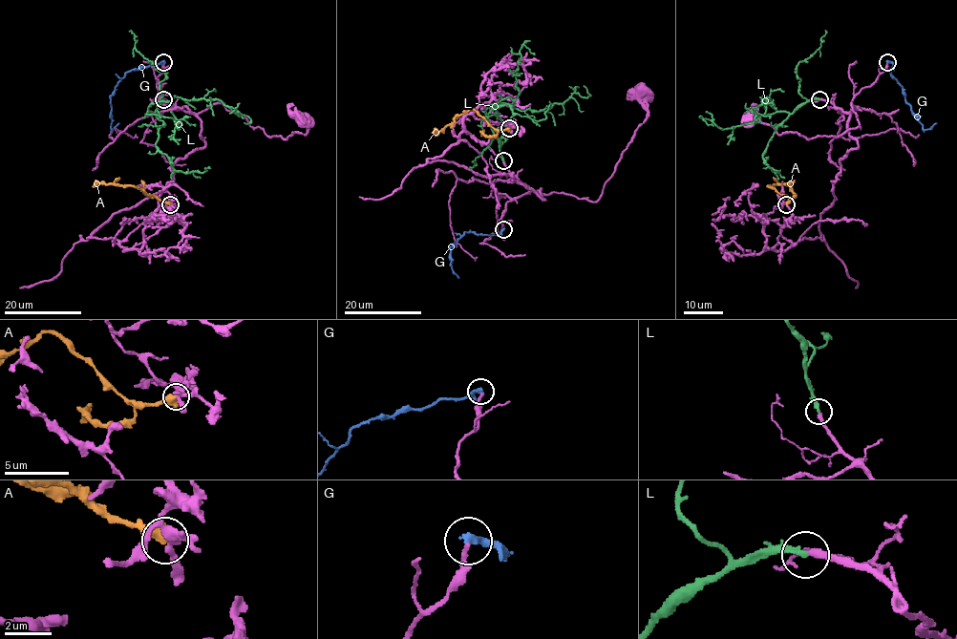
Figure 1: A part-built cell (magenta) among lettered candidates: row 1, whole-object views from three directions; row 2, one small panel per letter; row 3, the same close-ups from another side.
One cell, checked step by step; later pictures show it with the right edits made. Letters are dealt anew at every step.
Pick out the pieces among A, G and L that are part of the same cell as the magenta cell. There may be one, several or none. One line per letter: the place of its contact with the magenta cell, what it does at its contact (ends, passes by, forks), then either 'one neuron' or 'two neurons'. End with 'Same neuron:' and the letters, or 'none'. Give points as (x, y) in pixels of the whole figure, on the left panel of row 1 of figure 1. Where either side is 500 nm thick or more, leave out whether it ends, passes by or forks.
A: (170, 204) | two neurons
G: (163, 62) | it ends | two neurons
L: (163, 99) | it ends | one neuron
Same neuron: L

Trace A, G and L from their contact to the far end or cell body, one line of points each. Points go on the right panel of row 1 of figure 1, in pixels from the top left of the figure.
A: (786, 204), (788, 197), (768, 185), (790, 183), (791, 186)
G: (887, 62), (893, 64), (890, 74), (903, 87), (905, 100), (923, 129), (930, 129), (936, 123)
L: (819, 99), (799, 104), (791, 113), (762, 101), (767, 96), (752, 109), (754, 122), (744, 123)

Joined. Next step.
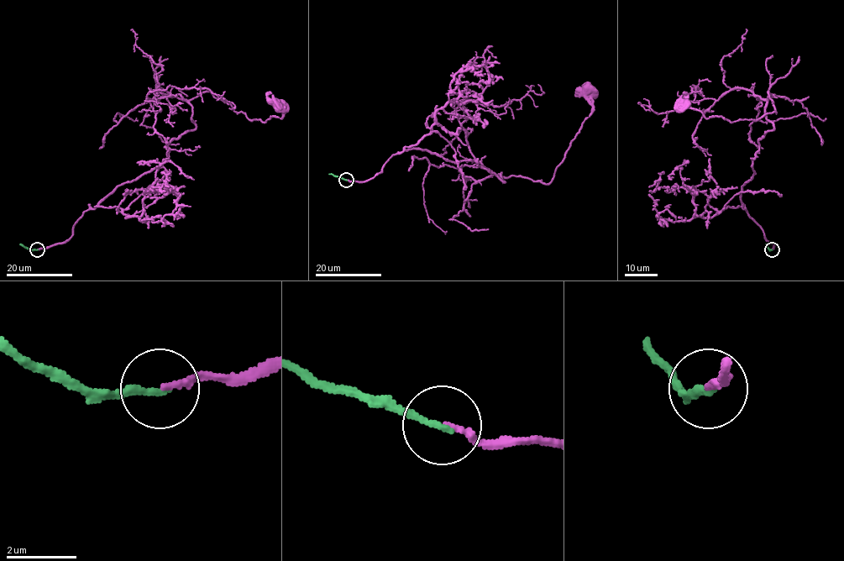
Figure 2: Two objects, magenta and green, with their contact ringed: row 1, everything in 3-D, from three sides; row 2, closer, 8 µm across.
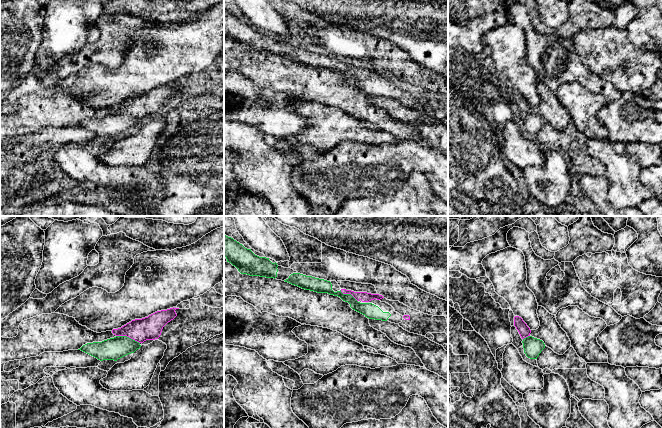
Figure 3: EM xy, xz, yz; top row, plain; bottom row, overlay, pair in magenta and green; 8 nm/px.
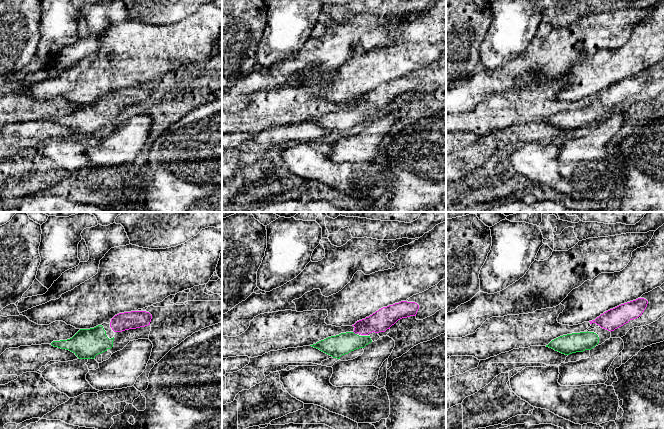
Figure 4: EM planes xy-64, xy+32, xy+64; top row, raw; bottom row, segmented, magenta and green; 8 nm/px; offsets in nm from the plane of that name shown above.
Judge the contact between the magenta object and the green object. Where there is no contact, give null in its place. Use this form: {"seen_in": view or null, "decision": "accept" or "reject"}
{"seen_in": "xy", "decision": "accept"}

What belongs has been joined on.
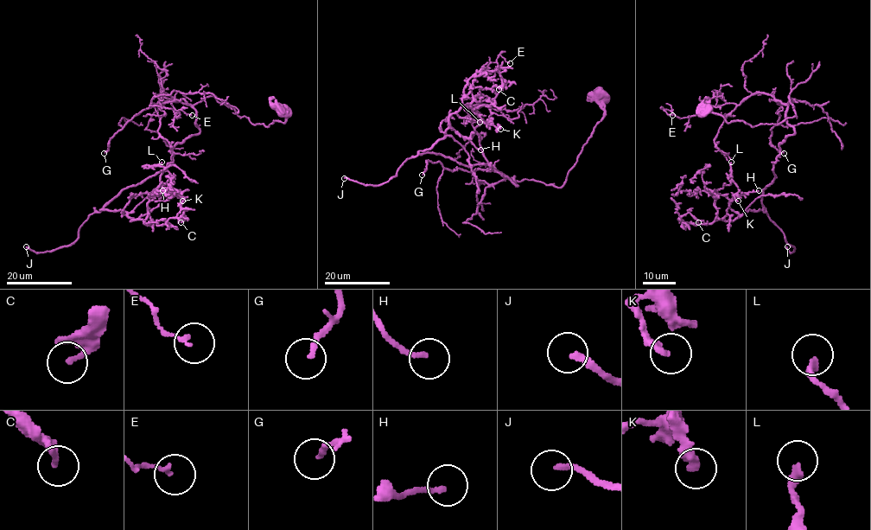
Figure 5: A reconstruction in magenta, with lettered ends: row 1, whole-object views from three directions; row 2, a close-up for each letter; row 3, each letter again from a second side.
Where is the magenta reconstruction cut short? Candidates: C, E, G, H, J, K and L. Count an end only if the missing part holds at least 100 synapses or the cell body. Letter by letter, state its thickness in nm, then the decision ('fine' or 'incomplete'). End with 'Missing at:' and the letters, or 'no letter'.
C: 220 nm thick; fine
E: 140 nm thick; fine
G: 160 nm thick; fine
H: 170 nm thick; fine
J: 220 nm thick; incomplete
K: 260 nm thick; fine
L: 240 nm thick; fine
Missing at: J

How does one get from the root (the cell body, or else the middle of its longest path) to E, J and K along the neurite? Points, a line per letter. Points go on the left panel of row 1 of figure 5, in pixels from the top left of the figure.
E: (281, 111), (286, 120), (267, 126), (213, 96), (186, 105), (163, 92), (149, 105), (192, 115)
J: (281, 111), (283, 123), (252, 124), (205, 97), (200, 131), (164, 169), (92, 213), (69, 245), (26, 246)
K: (281, 111), (283, 123), (252, 124), (205, 97), (200, 131), (168, 165), (101, 209), (133, 220), (182, 201)

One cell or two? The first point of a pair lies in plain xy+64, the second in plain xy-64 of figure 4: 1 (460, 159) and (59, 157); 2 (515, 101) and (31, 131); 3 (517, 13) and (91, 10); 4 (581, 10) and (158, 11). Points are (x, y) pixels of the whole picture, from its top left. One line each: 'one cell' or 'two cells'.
1: two cells
2: two cells
3: two cells
4: one cell

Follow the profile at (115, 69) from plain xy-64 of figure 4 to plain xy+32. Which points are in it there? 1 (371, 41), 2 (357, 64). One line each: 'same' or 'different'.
1: different
2: same

